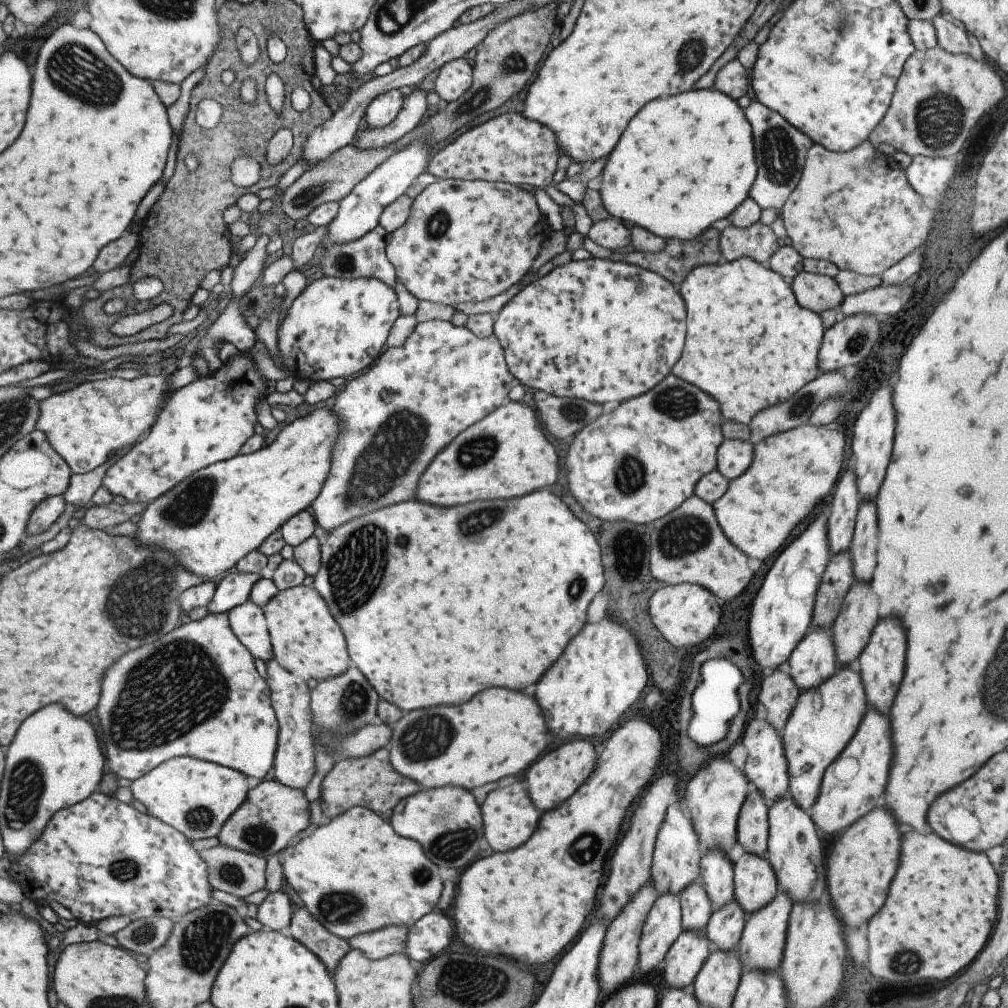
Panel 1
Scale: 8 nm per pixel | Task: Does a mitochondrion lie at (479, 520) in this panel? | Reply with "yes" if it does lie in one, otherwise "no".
yes

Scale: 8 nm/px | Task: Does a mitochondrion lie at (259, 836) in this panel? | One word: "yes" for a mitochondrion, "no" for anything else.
yes

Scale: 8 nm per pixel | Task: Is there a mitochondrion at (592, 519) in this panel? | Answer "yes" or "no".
no

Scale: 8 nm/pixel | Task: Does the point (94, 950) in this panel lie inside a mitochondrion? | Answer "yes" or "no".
no

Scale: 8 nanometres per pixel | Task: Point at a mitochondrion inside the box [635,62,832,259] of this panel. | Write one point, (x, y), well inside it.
(778, 154)

